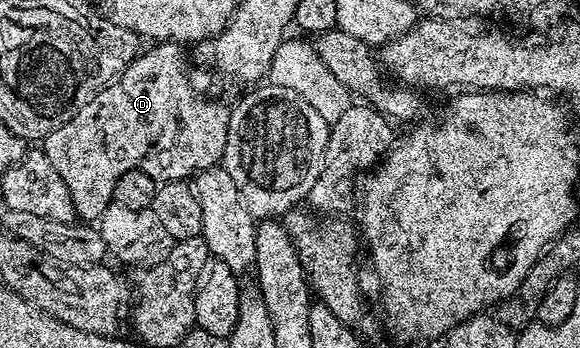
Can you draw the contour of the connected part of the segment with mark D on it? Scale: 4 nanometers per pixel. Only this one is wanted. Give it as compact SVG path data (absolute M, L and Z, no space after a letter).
M162 41L149 48L153 49L147 50L146 53L144 50L140 55L134 57L133 62L126 67L116 80L110 82L105 89L101 89L89 103L80 107L78 113L69 122L63 123L63 127L51 131L43 140L43 149L45 153L51 155L55 170L63 177L63 182L67 185L71 199L74 201L76 216L82 222L93 223L101 218L105 208L112 202L113 188L119 179L119 175L127 175L127 171L138 169L154 177L158 183L164 183L166 181L185 181L186 179L192 178L200 170L211 169L222 164L225 156L225 148L227 147L227 127L229 126L230 106L228 104L226 106L220 105L217 101L208 101L193 86L193 81L189 78L189 65L185 62L184 51L181 50L184 48L180 44L171 41Z

